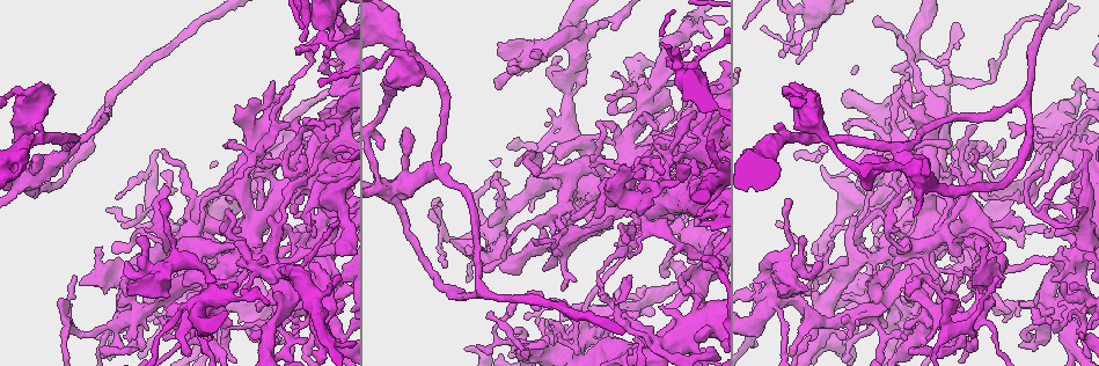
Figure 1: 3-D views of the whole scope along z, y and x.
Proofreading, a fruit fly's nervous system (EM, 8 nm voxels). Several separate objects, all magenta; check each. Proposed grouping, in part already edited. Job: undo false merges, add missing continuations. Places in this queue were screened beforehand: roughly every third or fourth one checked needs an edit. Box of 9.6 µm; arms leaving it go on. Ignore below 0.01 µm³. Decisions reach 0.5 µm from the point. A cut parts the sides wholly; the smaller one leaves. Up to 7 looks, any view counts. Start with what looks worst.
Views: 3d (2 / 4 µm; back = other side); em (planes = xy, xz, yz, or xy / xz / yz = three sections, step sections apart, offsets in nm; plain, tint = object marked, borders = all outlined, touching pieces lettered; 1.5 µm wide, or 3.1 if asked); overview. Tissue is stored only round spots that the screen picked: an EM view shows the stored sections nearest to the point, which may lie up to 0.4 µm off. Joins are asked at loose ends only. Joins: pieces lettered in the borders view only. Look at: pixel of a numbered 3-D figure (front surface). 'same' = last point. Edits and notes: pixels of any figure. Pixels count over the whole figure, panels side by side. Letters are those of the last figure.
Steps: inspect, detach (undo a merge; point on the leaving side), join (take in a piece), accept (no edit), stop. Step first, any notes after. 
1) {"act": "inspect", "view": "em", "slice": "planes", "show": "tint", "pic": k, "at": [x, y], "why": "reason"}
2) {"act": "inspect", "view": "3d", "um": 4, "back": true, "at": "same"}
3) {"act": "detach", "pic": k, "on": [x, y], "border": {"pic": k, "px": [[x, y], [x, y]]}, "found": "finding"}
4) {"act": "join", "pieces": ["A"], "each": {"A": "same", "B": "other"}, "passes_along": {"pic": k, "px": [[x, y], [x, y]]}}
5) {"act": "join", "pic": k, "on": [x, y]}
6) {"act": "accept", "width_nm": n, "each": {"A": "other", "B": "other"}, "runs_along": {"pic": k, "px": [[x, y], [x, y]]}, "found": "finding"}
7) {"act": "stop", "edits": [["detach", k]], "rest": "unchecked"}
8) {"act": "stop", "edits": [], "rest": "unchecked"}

{"act": "inspect", "view": "3d", "um": 4, "pic": 1, "at": [165, 272], "why": "abrupt turn"}

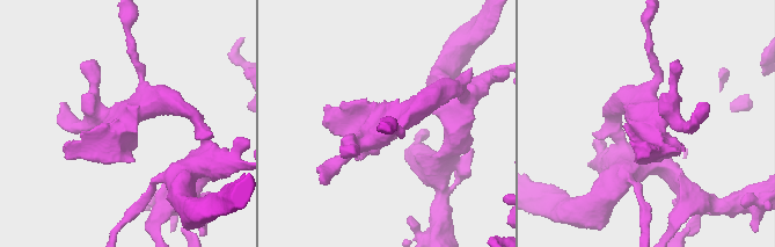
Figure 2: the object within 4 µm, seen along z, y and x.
{"act": "inspect", "view": "em", "slice": "planes", "show": "plain", "pic": 2, "at": [130, 116], "why": "shape alone is not enough"}

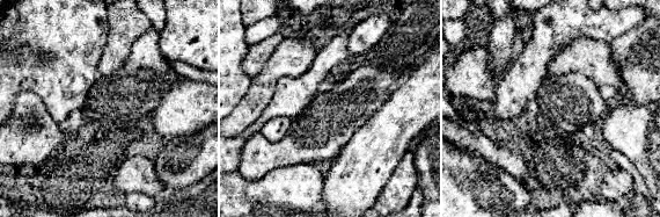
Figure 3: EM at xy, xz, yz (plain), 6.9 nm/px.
{"act": "inspect", "view": "em", "slice": "planes", "show": "borders", "at": "same"}

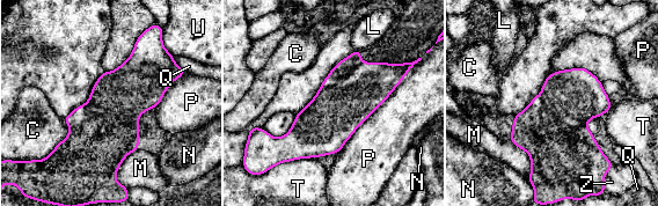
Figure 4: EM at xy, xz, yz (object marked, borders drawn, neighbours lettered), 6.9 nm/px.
{"act": "accept", "each": {"C": "other", "L": "other", "M": "other", "N": "other", "P": "other", "Q": "other", "T": "other", "U": "other", "Z": "other"}, "border": {"pic": 4, "px": [[415, 63], [392, 94], [337, 153]]}, "found": "continuous, no second cell"}

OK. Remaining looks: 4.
{"act": "inspect", "view": "em", "slice": "planes", "show": "tint", "pic": 1, "at": [344, 86], "why": "calibre changes"}

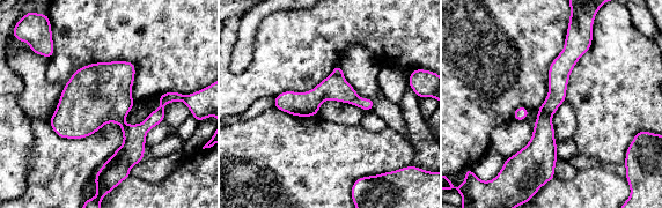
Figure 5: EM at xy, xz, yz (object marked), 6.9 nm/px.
{"act": "inspect", "view": "em", "slice": "planes", "show": "borders", "at": "same", "why": "see the neighbours"}

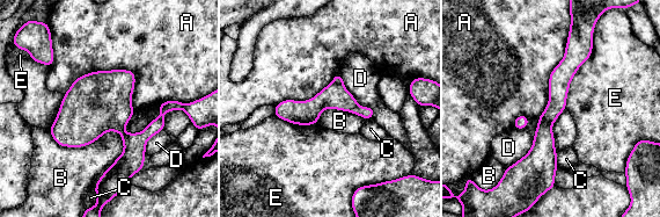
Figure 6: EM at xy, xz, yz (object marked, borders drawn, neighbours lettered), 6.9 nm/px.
{"act": "accept", "each": {"A": "other", "B": "other", "C": "other", "D": "other", "E": "other"}, "found": "one cell here"}

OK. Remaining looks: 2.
{"act": "inspect", "view": "3d", "um": 4, "back": true, "pic": 1, "at": [407, 160], "why": "sudden change in width"}

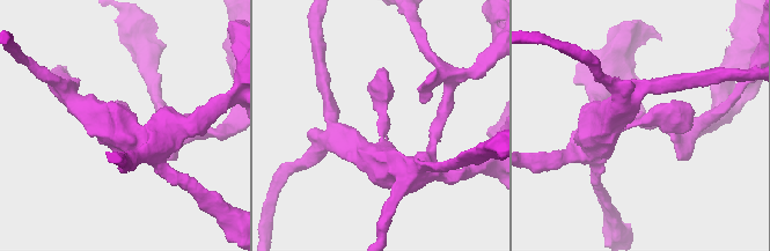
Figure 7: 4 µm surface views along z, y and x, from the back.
{"act": "inspect", "view": "em", "slice": "planes", "show": "borders", "pic": 7, "at": [639, 124], "arm_widths_nm": [280, 420]}

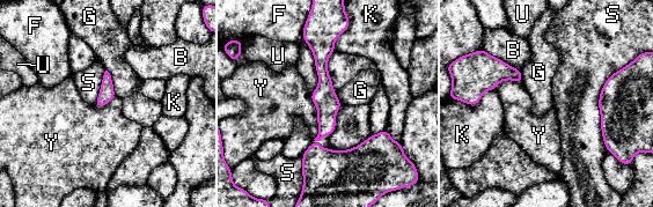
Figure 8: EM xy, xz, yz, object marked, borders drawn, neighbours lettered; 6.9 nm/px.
{"act": "accept", "width_nm": 110, "each": {"B": "other", "F": "other", "G": "other", "K": "other", "S": "other", "U": "other", "Y": "other"}, "border": {"pic": 8, "px": [[309, 94], [316, 109], [314, 139]]}, "found": "one cell here"}

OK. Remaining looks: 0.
{"act": "stop", "edits": [], "rest": "unchecked"}

